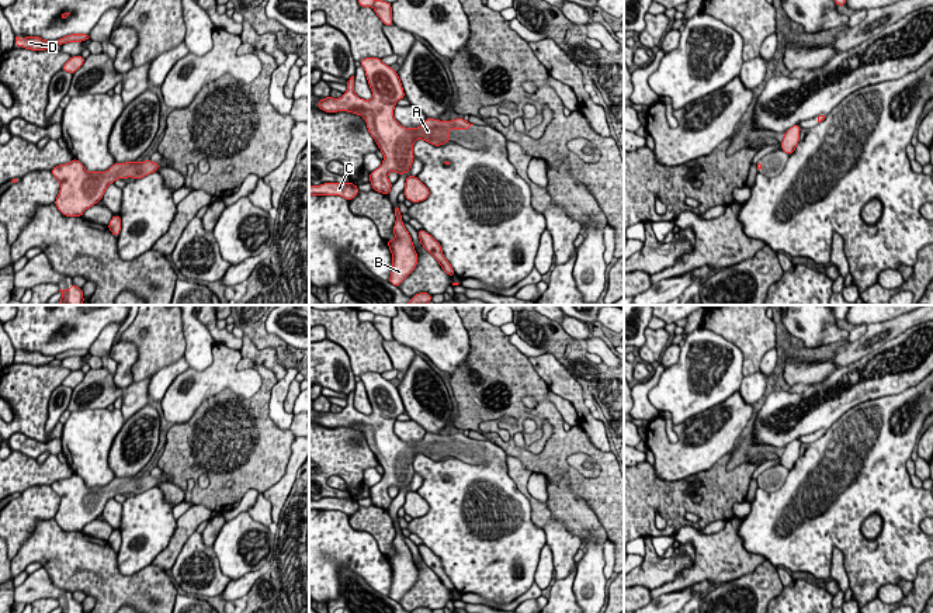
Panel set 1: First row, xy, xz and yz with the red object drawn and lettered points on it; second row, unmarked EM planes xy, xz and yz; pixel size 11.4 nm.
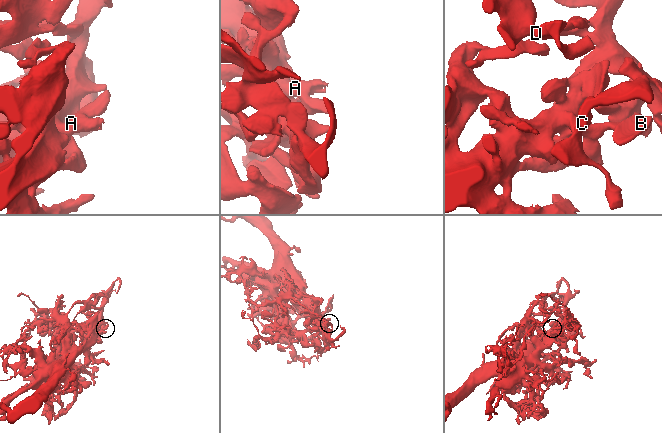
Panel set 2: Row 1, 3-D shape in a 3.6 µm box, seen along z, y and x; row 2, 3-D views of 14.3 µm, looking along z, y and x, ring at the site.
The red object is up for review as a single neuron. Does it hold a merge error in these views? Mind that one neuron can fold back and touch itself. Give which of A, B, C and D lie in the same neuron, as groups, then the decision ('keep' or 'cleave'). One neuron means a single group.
A B C D; keep

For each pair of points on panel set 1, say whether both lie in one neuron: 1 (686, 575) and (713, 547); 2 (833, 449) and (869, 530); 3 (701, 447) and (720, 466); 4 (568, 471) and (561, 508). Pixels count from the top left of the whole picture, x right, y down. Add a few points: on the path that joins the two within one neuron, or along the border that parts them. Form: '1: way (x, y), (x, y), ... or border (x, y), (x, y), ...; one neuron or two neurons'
1: way (694, 571), (710, 556); one neuron
2: border (877, 512), (881, 519), (881, 530), (867, 540); two neurons
3: border (731, 449), (708, 468), (686, 477); two neurons
4: border (547, 477), (561, 475), (588, 505); two neurons

